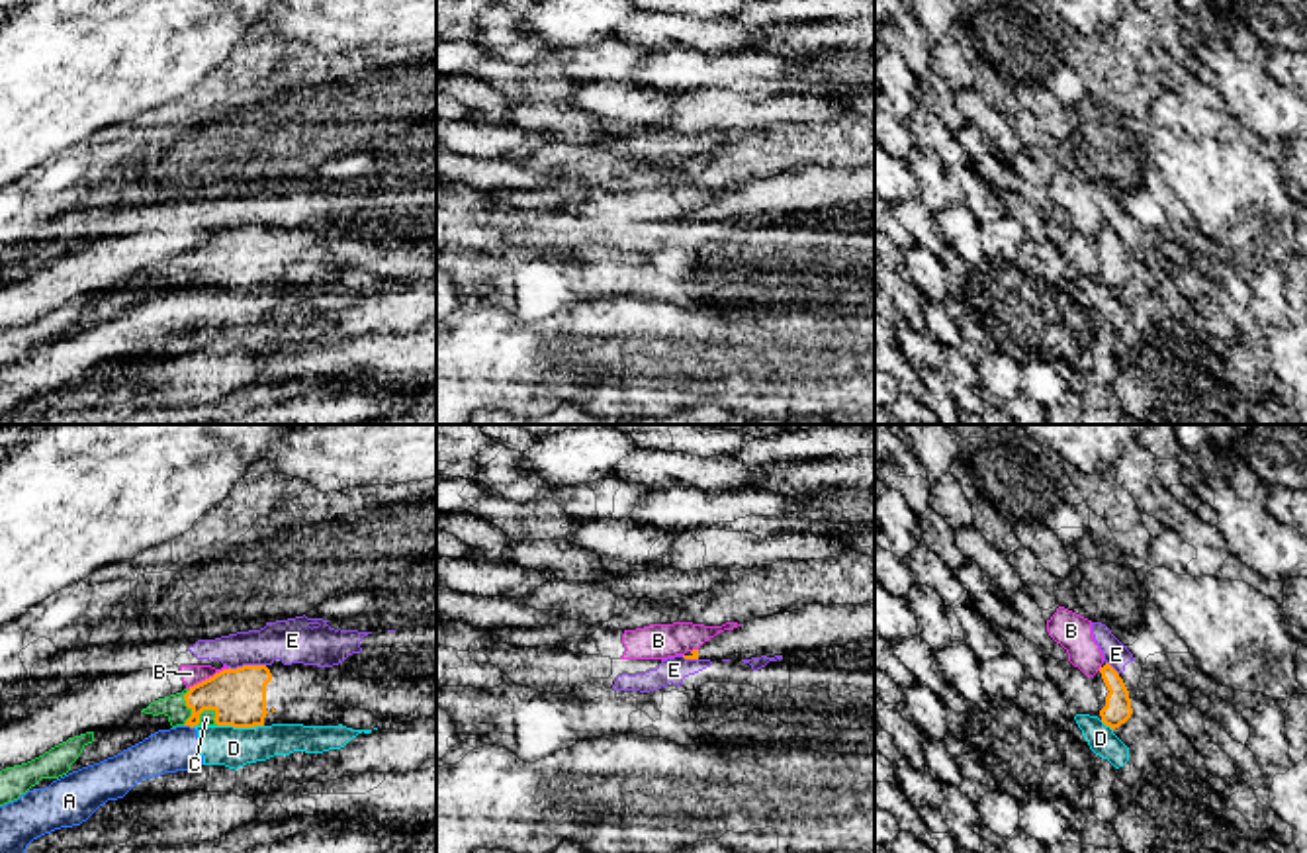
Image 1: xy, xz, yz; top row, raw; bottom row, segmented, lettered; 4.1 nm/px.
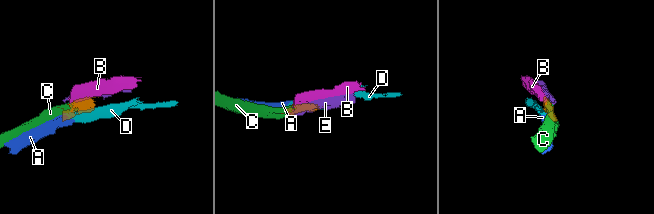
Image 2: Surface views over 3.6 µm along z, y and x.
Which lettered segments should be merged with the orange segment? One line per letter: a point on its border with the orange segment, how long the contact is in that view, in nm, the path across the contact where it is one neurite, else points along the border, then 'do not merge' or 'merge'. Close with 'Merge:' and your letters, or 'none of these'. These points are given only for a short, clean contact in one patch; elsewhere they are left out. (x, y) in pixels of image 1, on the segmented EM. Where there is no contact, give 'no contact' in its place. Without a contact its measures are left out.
A: contact xy (188, 724); length 40 nm; border xy (184, 724), (192, 728); do not merge
B: contact xy (210, 677); length 190 nm; border xy (229, 668), (188, 687); do not merge
C: contact xy (202, 711); length 110 nm; way xy (237, 695), (214, 701), (202, 711), (206, 718); merge
D: contact xy (241, 726); length 190 nm; border xy (218, 724), (263, 726); do not merge
E: contact xy (247, 666); length 150 nm; border xy (265, 664), (229, 668); do not merge
Merge: C

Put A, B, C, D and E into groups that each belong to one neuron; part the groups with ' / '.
A D / B / C / E

